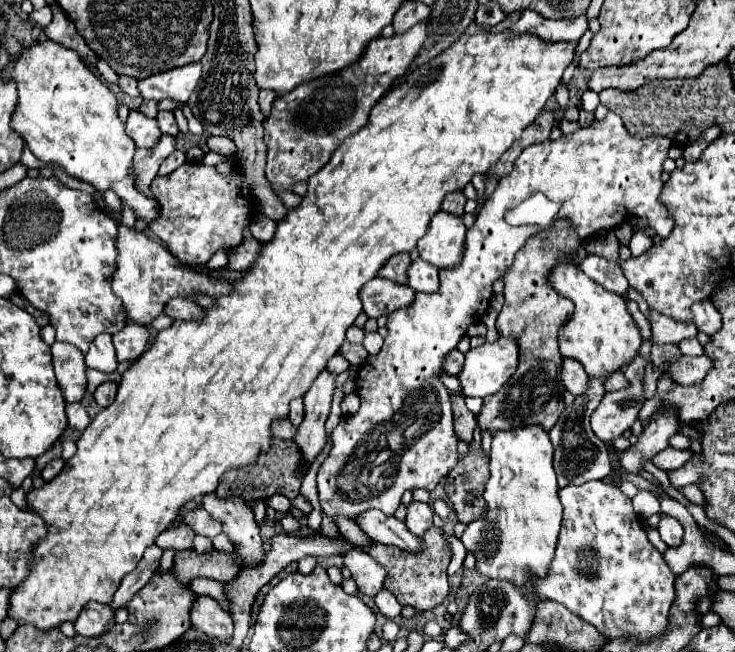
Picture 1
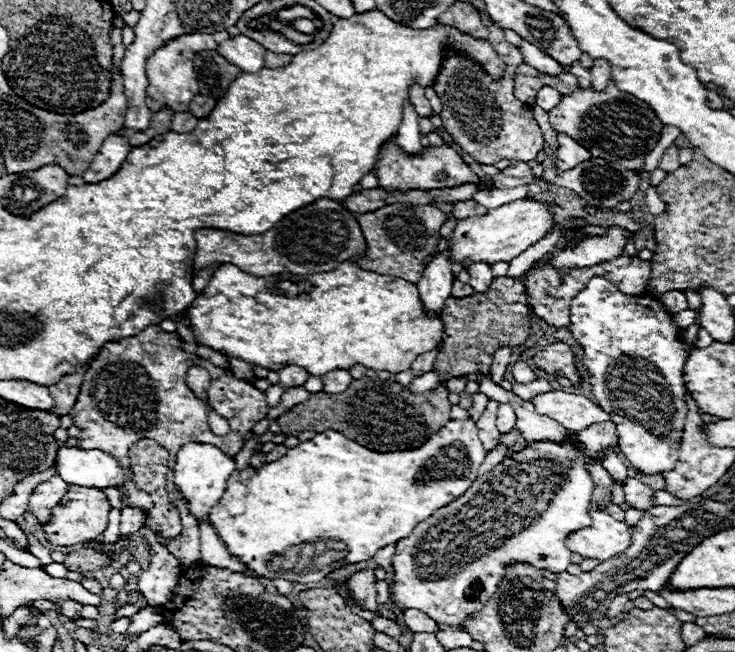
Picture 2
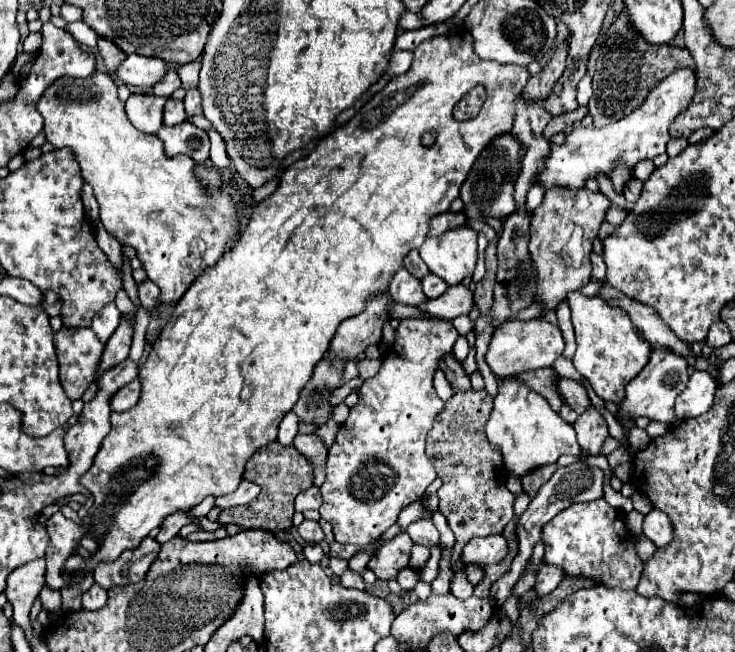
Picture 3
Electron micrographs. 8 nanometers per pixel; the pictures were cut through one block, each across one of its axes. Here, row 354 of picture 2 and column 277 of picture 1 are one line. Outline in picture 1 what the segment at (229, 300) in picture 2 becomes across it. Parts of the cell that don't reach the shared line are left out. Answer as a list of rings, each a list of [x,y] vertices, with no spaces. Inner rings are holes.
[[[480,32],[474,36],[464,34],[462,40],[456,40],[446,52],[436,56],[430,64],[424,64],[422,68],[414,70],[406,82],[402,82],[398,88],[390,90],[382,100],[374,106],[368,124],[348,136],[342,146],[334,152],[332,160],[322,168],[322,172],[314,174],[308,180],[308,192],[302,198],[302,204],[296,210],[290,210],[284,222],[278,222],[278,230],[272,242],[262,244],[262,252],[256,258],[256,262],[250,266],[250,274],[242,280],[232,282],[234,284],[234,294],[228,296],[218,296],[216,306],[206,310],[206,318],[200,322],[188,322],[188,320],[174,320],[174,324],[162,332],[158,332],[154,344],[150,346],[148,352],[144,352],[138,362],[128,368],[122,376],[122,382],[118,386],[116,400],[98,412],[98,416],[90,422],[90,426],[84,430],[84,434],[78,438],[76,454],[64,464],[62,472],[46,482],[38,490],[30,490],[26,496],[26,504],[32,512],[36,512],[48,528],[46,538],[42,538],[34,548],[32,548],[32,564],[30,564],[30,574],[22,584],[18,584],[12,594],[10,594],[10,612],[8,616],[16,620],[18,624],[32,624],[40,632],[46,632],[50,628],[60,628],[64,622],[72,622],[78,618],[80,610],[88,602],[100,602],[100,604],[110,604],[114,592],[118,590],[120,580],[136,568],[140,558],[144,556],[146,548],[154,544],[156,536],[164,532],[176,518],[176,512],[180,506],[184,506],[188,500],[196,500],[204,494],[212,494],[218,488],[220,476],[230,470],[230,468],[244,468],[252,466],[258,458],[260,452],[266,452],[270,448],[270,422],[274,418],[286,418],[288,416],[288,404],[294,398],[302,398],[310,384],[318,378],[318,374],[326,368],[326,362],[338,352],[342,342],[346,340],[346,330],[348,326],[354,324],[356,316],[362,312],[362,302],[360,302],[360,288],[378,276],[378,270],[384,266],[384,262],[400,252],[410,252],[416,248],[418,240],[426,234],[428,224],[436,212],[440,212],[442,200],[448,192],[462,190],[474,174],[486,174],[488,168],[516,142],[526,126],[530,126],[536,116],[542,112],[546,100],[556,92],[556,86],[562,80],[562,74],[566,66],[574,60],[578,42],[568,44],[568,42],[556,42],[556,44],[546,44],[538,36],[522,34],[522,36],[510,36],[508,32],[492,34],[492,32]]]

